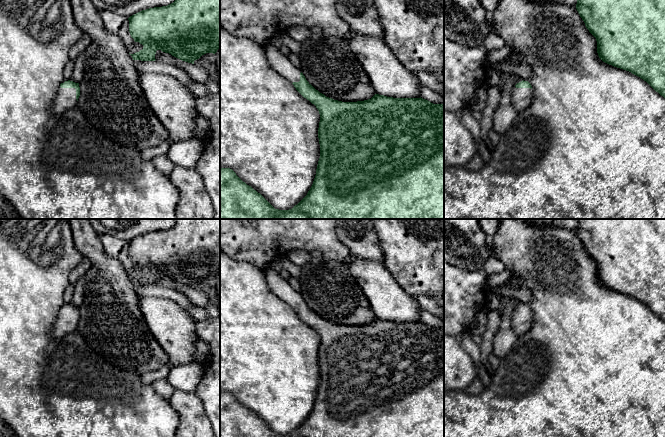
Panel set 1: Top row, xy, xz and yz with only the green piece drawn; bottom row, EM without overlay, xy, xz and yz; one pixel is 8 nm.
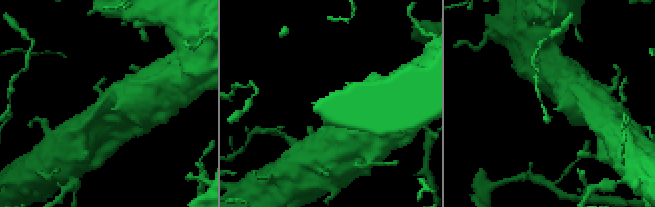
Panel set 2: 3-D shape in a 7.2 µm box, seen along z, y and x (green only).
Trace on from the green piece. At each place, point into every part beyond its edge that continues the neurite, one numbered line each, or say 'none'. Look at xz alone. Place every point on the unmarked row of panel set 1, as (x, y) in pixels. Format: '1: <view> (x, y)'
1: xz (279, 286)

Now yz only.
1: yz (521, 322)

